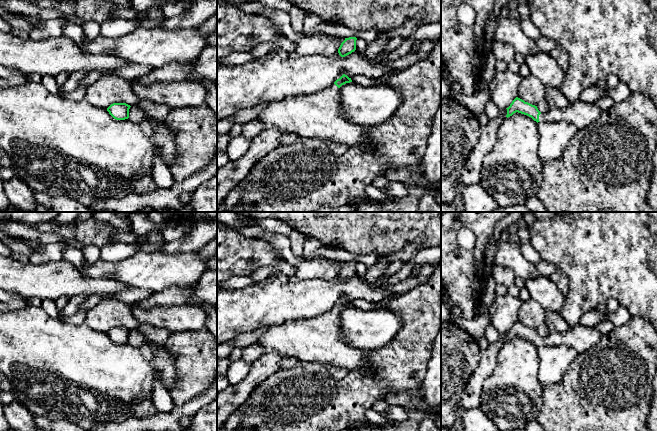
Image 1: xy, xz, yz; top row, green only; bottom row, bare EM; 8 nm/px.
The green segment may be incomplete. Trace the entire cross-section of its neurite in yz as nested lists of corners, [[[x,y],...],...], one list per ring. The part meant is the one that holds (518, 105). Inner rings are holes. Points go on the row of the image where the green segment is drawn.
[[[516,97],[507,109],[506,117],[512,116],[518,112],[531,117],[537,123],[545,122],[570,122],[576,126],[578,130],[584,129],[590,125],[602,112],[601,109],[594,103],[583,101],[575,101],[568,107],[563,109],[552,109],[545,113],[541,113],[537,106],[532,105],[524,100]]]

